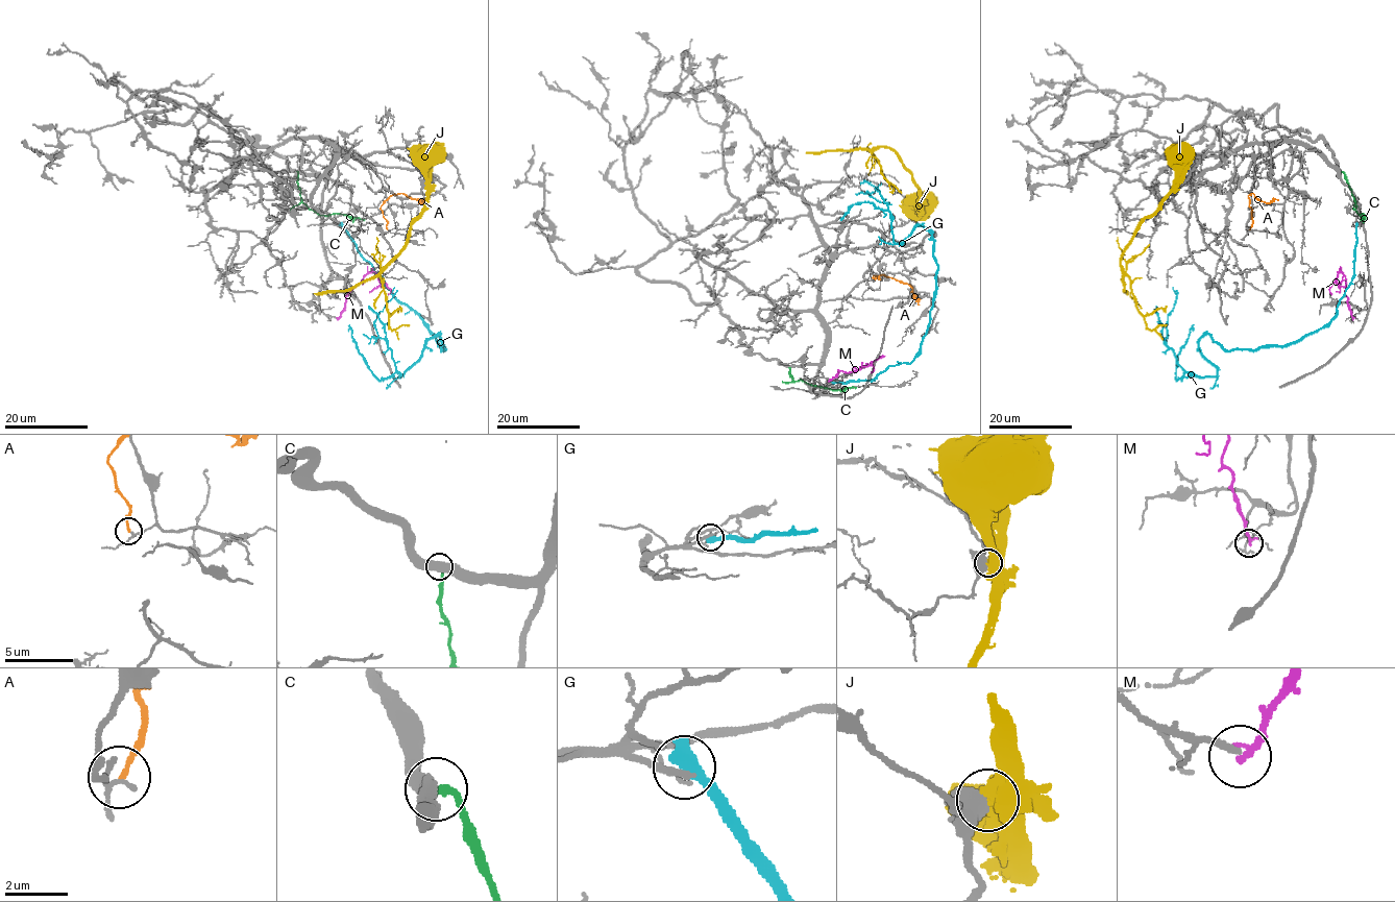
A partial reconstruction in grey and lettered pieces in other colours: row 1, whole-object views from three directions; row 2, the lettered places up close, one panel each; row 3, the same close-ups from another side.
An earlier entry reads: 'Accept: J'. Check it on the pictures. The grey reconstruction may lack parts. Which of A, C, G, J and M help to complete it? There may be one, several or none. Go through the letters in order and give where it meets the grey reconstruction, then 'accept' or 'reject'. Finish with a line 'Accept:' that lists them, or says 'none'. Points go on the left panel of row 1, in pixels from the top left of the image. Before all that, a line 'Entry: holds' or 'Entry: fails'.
Entry: fails
A: contact (387, 229); reject
C: contact (297, 171); reject
G: contact (341, 226); reject
J: contact (425, 184); reject
M: contact (337, 318); reject
Accept: none

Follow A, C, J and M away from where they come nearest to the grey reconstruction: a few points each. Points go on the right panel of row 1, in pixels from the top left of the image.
A: (1249, 229), (1252, 220), (1248, 196), (1252, 193), (1266, 202), (1278, 200)
C: (1341, 171), (1351, 191), (1353, 209), (1359, 215), (1363, 214), (1361, 220)
J: (1176, 184), (1140, 225), (1121, 265), (1147, 326), (1154, 330), (1167, 324)
M: (1352, 318), (1344, 293), (1345, 276), (1340, 271), (1331, 284), (1331, 294)

